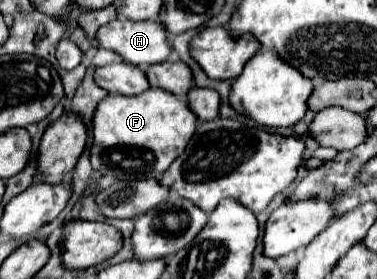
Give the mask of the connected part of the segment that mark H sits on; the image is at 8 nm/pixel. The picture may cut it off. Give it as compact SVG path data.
M118 17L106 25L102 25L96 33L96 47L110 49L122 57L122 61L134 63L138 67L148 67L166 61L172 47L166 39L166 31L158 21L130 21L124 17Z

